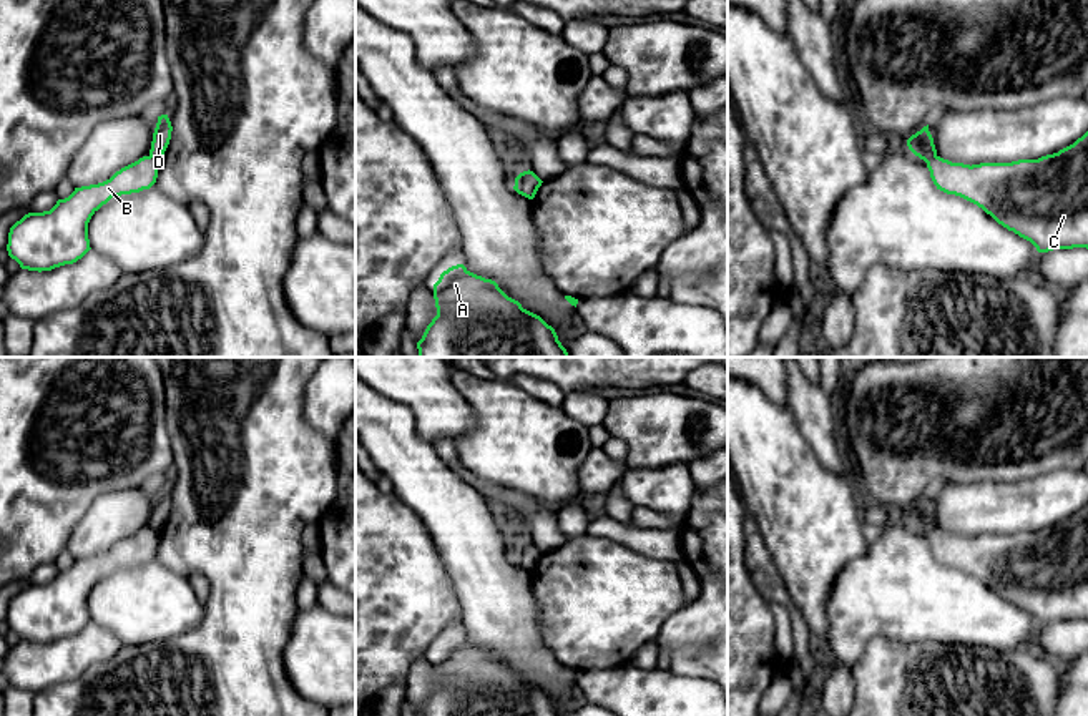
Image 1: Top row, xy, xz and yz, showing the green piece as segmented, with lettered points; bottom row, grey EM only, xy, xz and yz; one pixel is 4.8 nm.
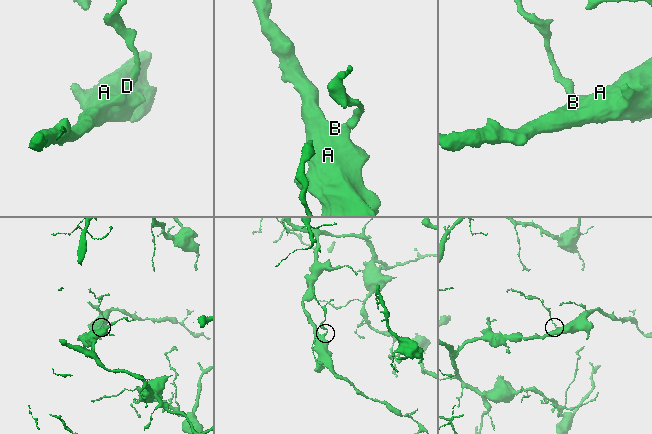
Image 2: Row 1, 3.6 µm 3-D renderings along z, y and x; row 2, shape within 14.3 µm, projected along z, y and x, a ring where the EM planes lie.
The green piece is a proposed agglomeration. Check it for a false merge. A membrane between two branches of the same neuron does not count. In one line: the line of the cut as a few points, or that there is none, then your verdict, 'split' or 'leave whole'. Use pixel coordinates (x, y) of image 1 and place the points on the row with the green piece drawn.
cut yz (936, 155), (926, 161); split

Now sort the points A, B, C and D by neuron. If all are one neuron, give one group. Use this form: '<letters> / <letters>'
A B C / D

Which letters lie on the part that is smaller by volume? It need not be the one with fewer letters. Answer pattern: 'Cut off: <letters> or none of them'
Cut off: D

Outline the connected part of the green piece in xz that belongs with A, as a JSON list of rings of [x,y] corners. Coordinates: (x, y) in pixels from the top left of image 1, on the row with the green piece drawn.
[[[463,264],[440,274],[434,299],[437,316],[417,342],[417,357],[570,357],[551,326]]]

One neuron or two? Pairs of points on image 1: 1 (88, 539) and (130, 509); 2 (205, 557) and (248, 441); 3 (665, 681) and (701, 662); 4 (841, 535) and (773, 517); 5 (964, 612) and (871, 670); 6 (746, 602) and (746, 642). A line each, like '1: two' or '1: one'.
1: one
2: one
3: two
4: one
5: two
6: one

